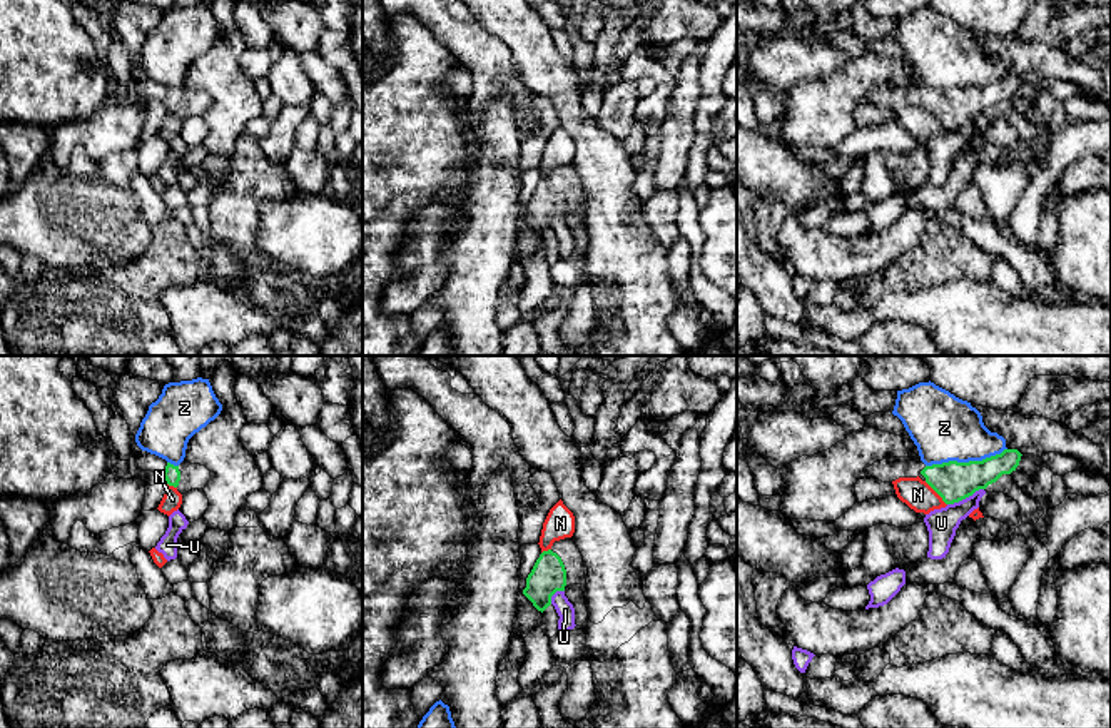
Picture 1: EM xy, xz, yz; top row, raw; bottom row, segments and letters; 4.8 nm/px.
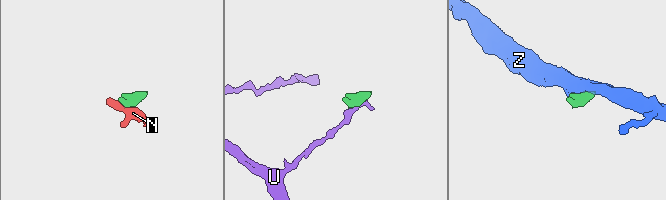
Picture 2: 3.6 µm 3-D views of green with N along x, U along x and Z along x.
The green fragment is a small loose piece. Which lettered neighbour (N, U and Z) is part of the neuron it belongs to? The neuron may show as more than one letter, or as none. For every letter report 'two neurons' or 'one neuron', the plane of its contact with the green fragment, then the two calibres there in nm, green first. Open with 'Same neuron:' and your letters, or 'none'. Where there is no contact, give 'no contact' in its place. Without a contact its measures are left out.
Same neuron: none
N: two neurons | yz | 190/150 nm
U: two neurons | yz | 190/140 nm
Z: two neurons | yz | 190/320 nm

